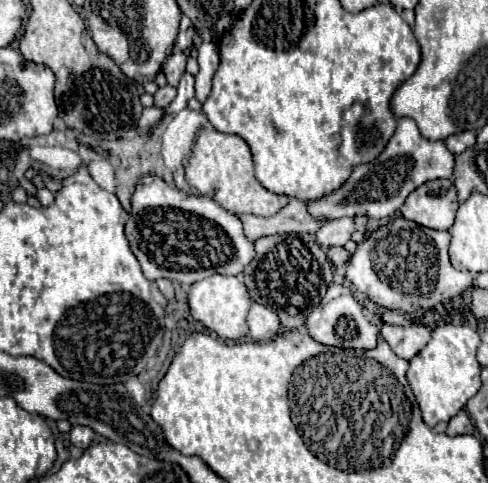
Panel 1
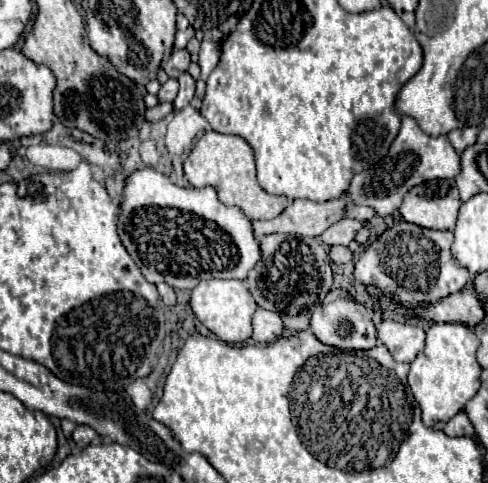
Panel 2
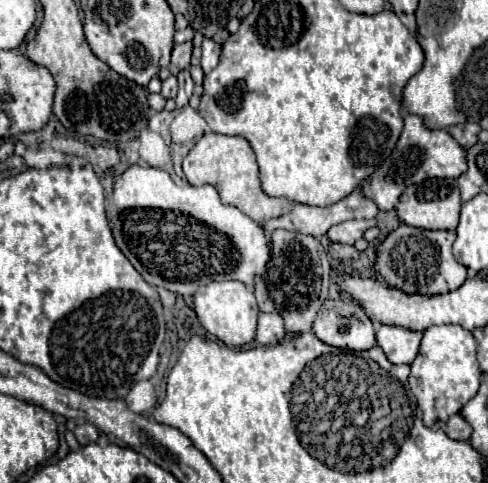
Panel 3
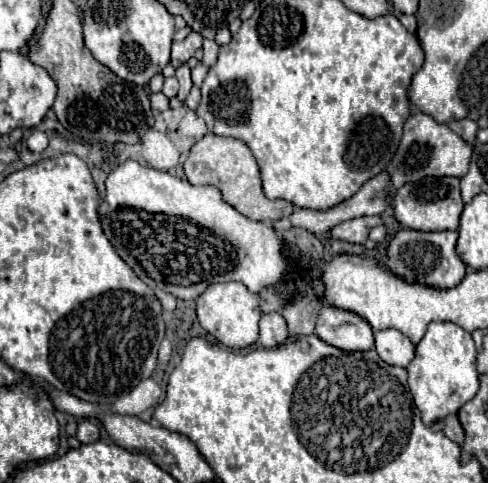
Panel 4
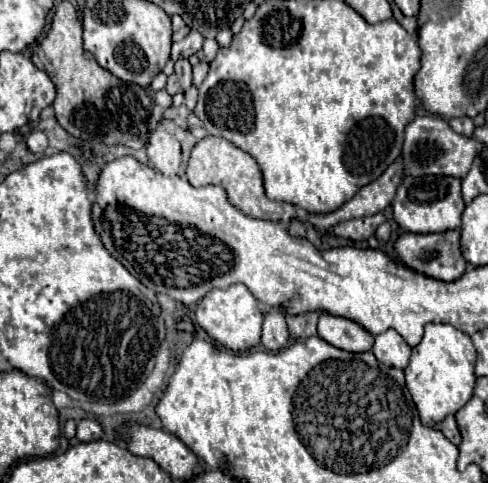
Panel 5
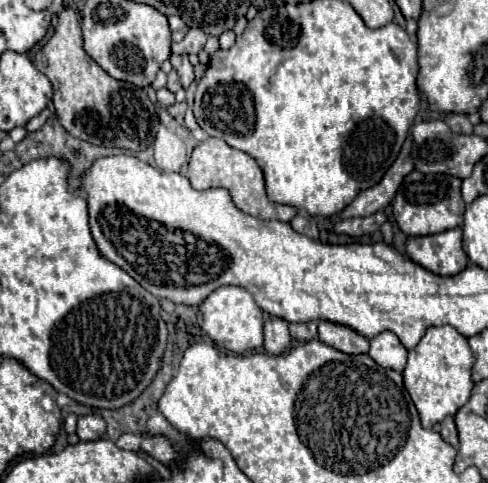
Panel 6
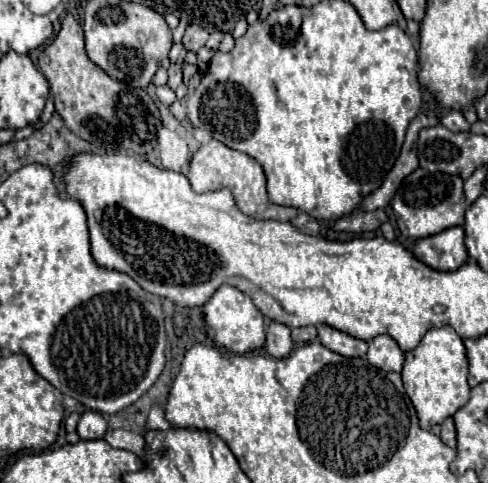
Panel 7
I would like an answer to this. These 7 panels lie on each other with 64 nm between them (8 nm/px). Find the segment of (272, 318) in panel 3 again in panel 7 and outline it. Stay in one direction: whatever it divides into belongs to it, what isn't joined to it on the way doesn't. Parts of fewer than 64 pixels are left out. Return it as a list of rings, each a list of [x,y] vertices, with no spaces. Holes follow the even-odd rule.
[[[270,322],[266,328],[266,344],[264,350],[270,356],[288,356],[288,352],[292,350],[292,336],[290,336],[290,328],[280,324],[280,322]]]

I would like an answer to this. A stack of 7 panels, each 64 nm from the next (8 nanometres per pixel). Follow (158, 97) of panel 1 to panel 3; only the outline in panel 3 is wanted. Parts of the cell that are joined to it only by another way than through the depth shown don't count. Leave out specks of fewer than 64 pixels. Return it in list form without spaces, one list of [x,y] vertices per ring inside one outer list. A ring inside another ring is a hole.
[[[168,76],[164,82],[162,82],[162,96],[164,98],[176,98],[176,92],[178,92],[178,80],[174,76]]]

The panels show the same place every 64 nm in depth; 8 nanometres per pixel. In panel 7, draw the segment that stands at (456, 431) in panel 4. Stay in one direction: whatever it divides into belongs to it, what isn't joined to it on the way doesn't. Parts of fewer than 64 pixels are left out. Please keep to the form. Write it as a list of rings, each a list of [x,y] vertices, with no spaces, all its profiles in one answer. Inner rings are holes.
[[[446,418],[440,426],[442,426],[442,432],[440,432],[442,442],[448,444],[450,448],[456,448],[456,430],[454,430],[454,420],[452,420],[452,418]]]

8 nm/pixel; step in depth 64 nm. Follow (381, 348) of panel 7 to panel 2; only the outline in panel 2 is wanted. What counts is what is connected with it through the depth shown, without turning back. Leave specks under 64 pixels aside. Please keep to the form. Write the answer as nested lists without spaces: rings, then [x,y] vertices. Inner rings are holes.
[[[382,320],[378,326],[378,338],[396,362],[412,362],[424,350],[426,332],[422,326]]]

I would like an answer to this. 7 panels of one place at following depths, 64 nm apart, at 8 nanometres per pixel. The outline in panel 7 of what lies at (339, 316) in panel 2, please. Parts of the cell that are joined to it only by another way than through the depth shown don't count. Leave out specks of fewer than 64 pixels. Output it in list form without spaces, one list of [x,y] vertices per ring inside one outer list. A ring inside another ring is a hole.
[[[320,324],[318,326],[318,340],[330,348],[332,352],[340,352],[342,356],[348,356],[348,358],[354,358],[354,356],[360,356],[364,358],[366,352],[368,352],[368,344],[366,340],[360,340],[360,338],[354,338],[346,332],[340,332],[332,326],[326,326],[326,324]]]

